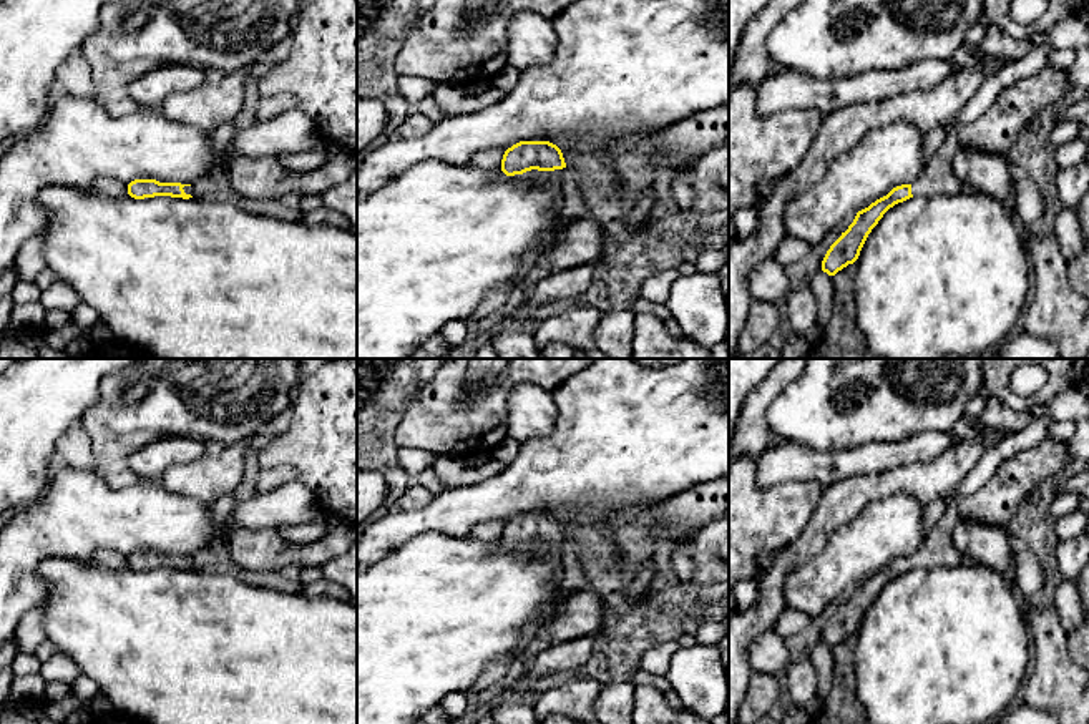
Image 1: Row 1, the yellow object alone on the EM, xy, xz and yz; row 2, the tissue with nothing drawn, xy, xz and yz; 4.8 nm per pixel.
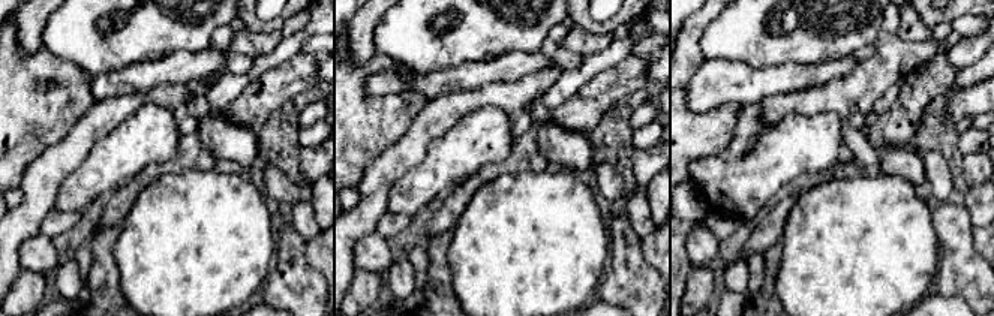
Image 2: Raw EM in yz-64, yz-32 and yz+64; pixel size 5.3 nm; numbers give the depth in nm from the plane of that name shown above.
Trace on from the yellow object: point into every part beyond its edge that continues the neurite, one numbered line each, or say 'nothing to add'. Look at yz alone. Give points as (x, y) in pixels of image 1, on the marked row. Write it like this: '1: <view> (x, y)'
1: yz (937, 178)

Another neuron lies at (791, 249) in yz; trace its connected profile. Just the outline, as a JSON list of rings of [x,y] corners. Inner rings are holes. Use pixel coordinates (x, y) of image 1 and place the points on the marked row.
[[[784,236],[777,246],[774,259],[777,259],[784,267],[797,262],[810,252],[812,246],[794,236]]]

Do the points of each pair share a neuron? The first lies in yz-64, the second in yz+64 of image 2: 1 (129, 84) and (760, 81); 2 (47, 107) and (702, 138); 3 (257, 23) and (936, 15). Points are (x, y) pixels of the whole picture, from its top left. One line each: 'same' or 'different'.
1: same
2: same
3: same

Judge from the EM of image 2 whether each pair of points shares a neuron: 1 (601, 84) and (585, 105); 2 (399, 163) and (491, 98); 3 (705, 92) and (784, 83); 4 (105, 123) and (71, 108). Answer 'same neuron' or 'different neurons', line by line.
1: same neuron
2: same neuron
3: same neuron
4: different neurons

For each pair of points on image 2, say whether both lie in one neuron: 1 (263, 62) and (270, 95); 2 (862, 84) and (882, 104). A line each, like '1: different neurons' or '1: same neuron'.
1: different neurons
2: different neurons

